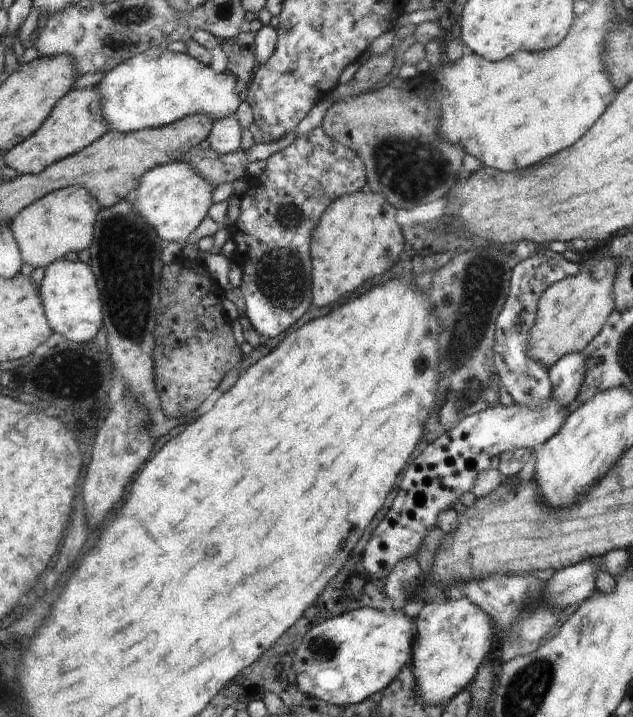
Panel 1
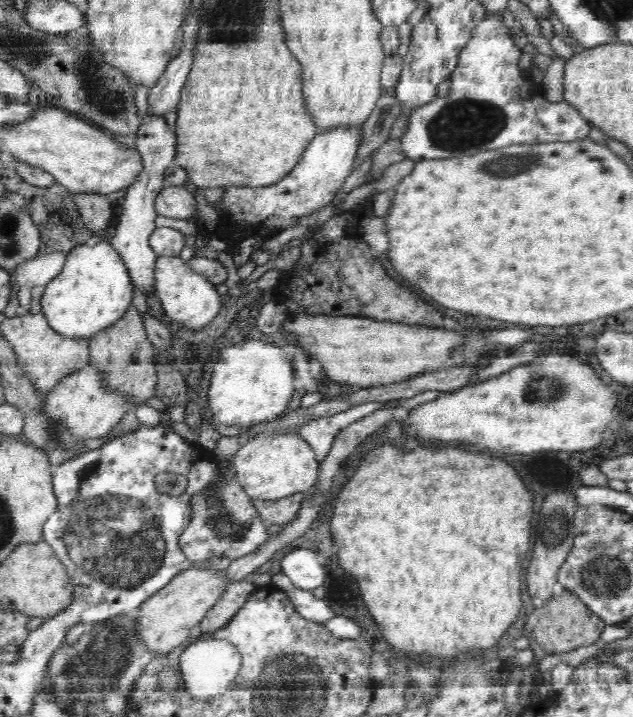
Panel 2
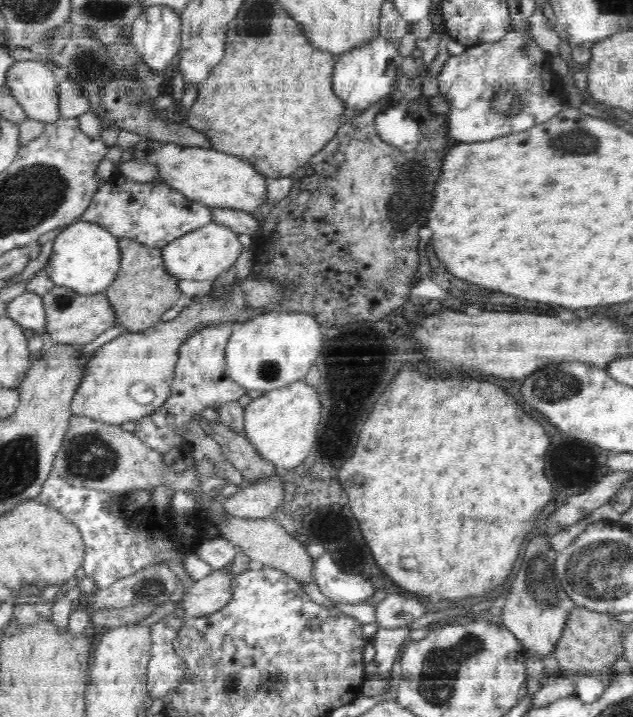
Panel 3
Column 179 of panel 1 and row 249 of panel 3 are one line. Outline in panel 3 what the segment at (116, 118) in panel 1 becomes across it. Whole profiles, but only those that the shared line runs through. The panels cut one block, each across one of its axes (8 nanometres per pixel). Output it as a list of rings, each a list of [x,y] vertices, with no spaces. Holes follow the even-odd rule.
[[[96,222],[68,224],[53,239],[53,253],[43,268],[55,286],[67,286],[80,294],[105,292],[114,282],[121,265],[119,238]]]

